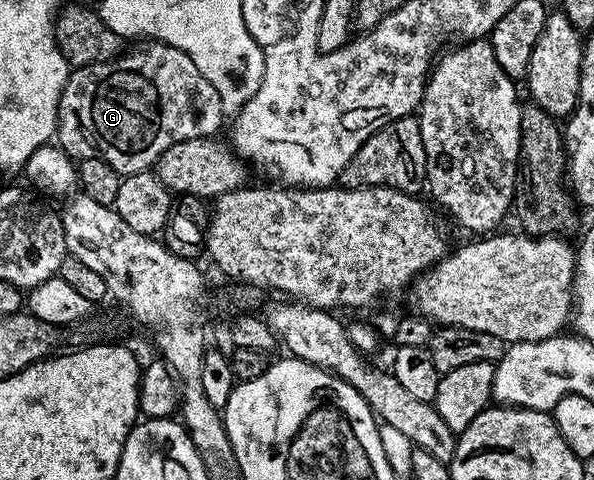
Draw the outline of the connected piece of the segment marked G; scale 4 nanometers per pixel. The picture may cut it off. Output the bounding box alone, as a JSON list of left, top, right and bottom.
[56,41,223,176]

